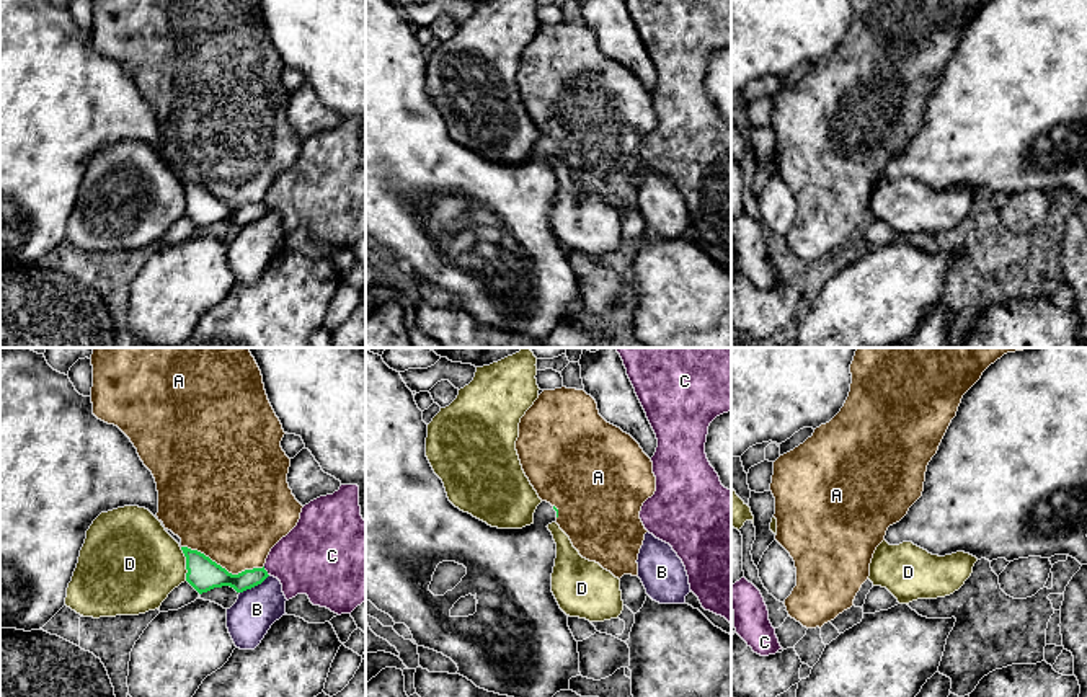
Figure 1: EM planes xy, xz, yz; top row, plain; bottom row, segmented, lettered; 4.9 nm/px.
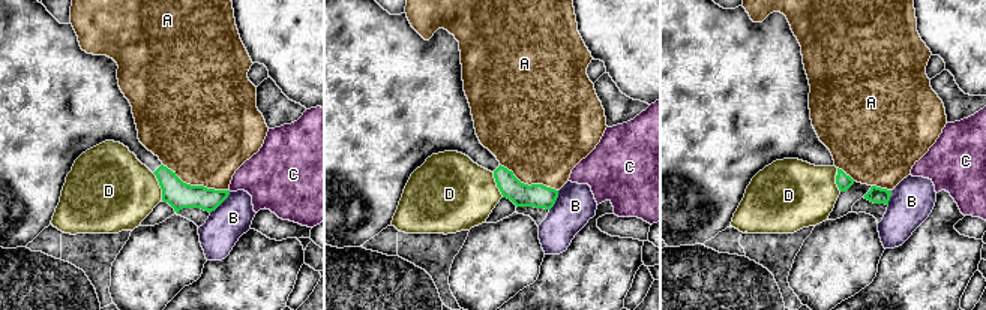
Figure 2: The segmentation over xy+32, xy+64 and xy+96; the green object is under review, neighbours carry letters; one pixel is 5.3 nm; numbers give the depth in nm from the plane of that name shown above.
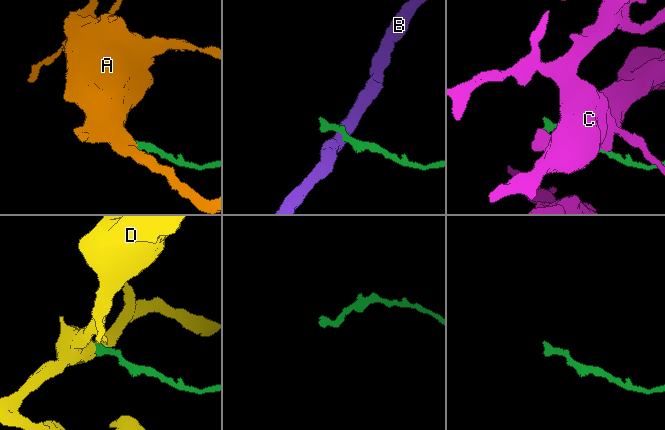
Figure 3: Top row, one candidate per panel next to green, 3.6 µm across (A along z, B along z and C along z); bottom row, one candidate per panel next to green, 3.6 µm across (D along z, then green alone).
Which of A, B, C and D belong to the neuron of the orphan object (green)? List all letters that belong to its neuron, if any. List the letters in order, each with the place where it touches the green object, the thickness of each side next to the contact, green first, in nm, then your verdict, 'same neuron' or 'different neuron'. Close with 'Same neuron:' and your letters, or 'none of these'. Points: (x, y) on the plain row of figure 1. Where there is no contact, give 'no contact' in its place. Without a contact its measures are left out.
A: contact xy (221, 201); calibres 160 and 460 nm; different neuron
B: contact xy (255, 219); calibres 150 and 220 nm; different neuron
C: contact xy (266, 206); calibres 110 and 360 nm; different neuron
D: contact xy (186, 198); calibres 160 and 440 nm; different neuron
Same neuron: none of these

